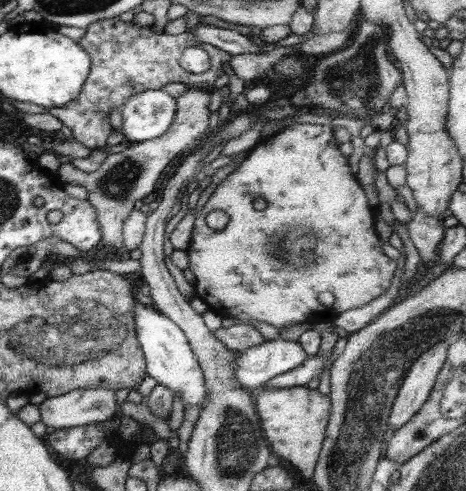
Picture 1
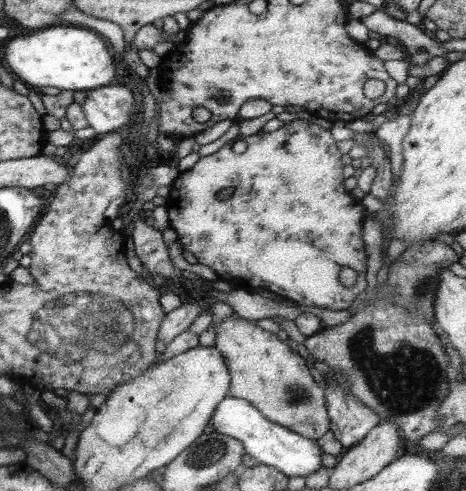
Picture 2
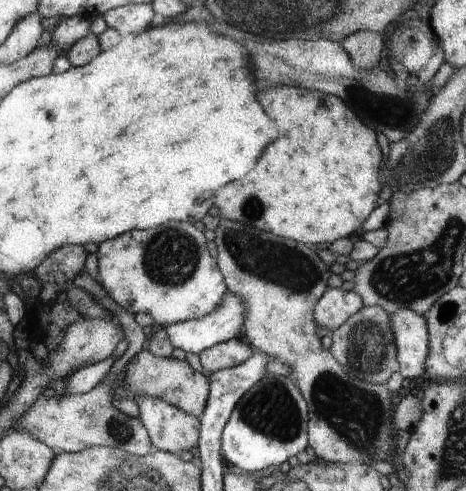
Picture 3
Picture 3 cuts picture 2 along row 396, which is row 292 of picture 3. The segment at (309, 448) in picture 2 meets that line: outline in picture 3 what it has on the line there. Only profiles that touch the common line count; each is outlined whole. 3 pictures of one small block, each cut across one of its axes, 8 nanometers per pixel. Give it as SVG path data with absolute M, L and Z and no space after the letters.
M227 290L225 300L221 302L221 306L215 312L205 314L203 318L197 318L197 320L187 320L187 322L167 326L165 332L167 332L167 338L173 348L179 348L183 352L201 354L203 350L209 350L211 346L217 346L217 344L223 344L223 342L229 342L229 340L241 336L243 320L245 320L245 302L235 292Z

